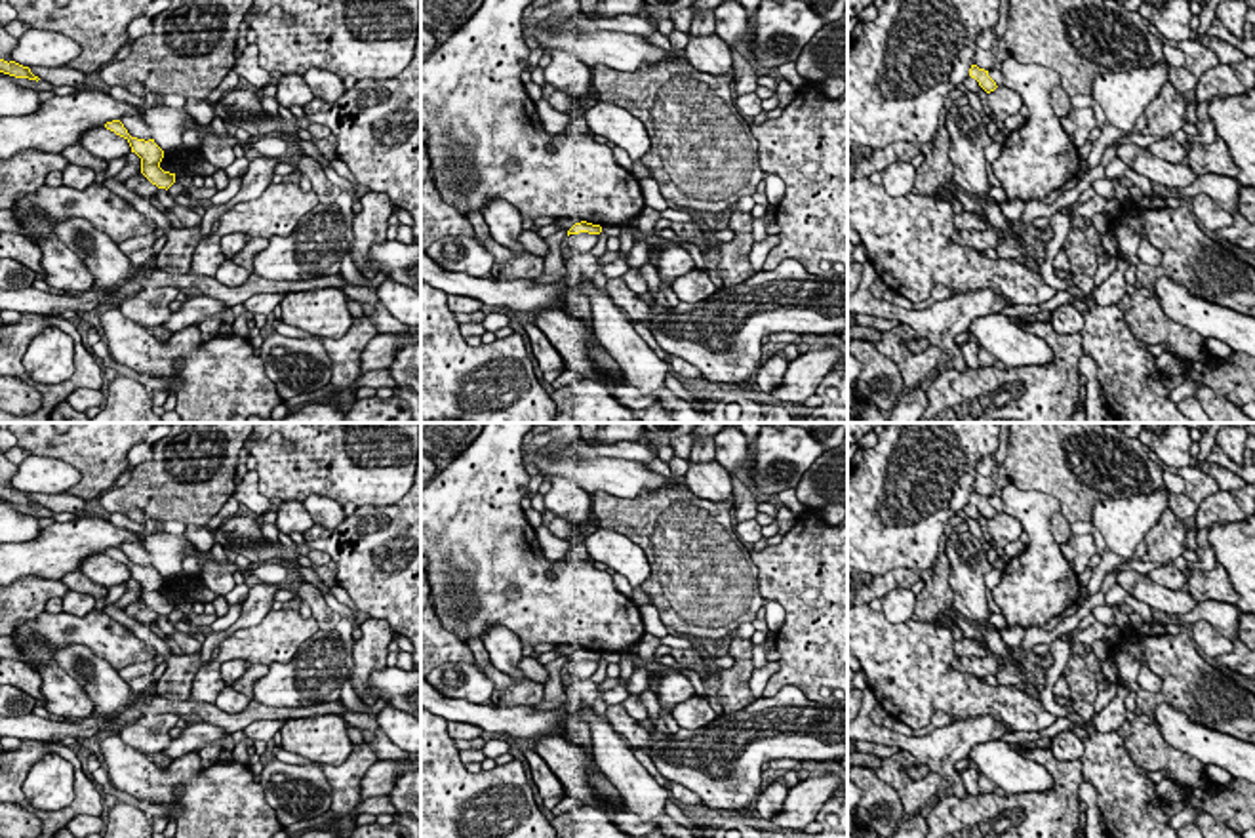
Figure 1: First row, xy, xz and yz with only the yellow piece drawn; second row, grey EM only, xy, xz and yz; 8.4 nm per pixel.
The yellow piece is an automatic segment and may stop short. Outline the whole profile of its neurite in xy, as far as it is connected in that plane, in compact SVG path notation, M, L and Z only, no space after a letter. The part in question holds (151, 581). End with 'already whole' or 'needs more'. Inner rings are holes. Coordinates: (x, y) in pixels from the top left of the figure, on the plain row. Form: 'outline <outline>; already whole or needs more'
outline M120 547L107 549L105 554L129 569L131 579L135 579L141 585L141 600L152 611L168 617L175 609L175 600L164 598L160 594L164 577L154 569L154 566L145 568L131 564Z; already whole

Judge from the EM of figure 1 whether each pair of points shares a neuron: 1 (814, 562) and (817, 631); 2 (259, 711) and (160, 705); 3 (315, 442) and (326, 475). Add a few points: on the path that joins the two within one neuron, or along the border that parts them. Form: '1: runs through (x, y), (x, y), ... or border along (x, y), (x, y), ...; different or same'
1: runs through (819, 579), (819, 614); same
2: runs through (235, 718), (219, 718), (202, 709), (185, 707); same
3: runs through (322, 450), (324, 467); same

